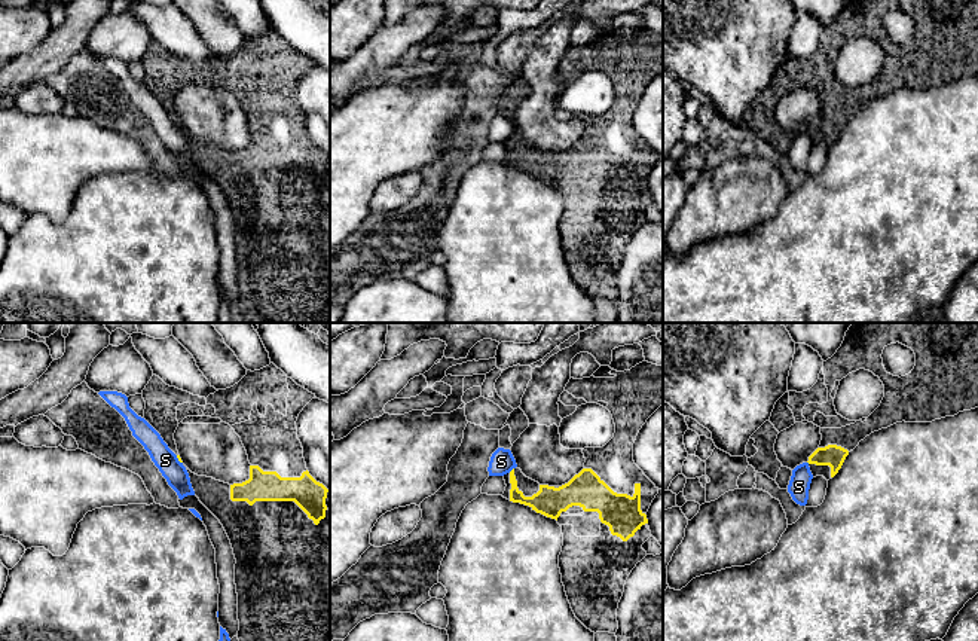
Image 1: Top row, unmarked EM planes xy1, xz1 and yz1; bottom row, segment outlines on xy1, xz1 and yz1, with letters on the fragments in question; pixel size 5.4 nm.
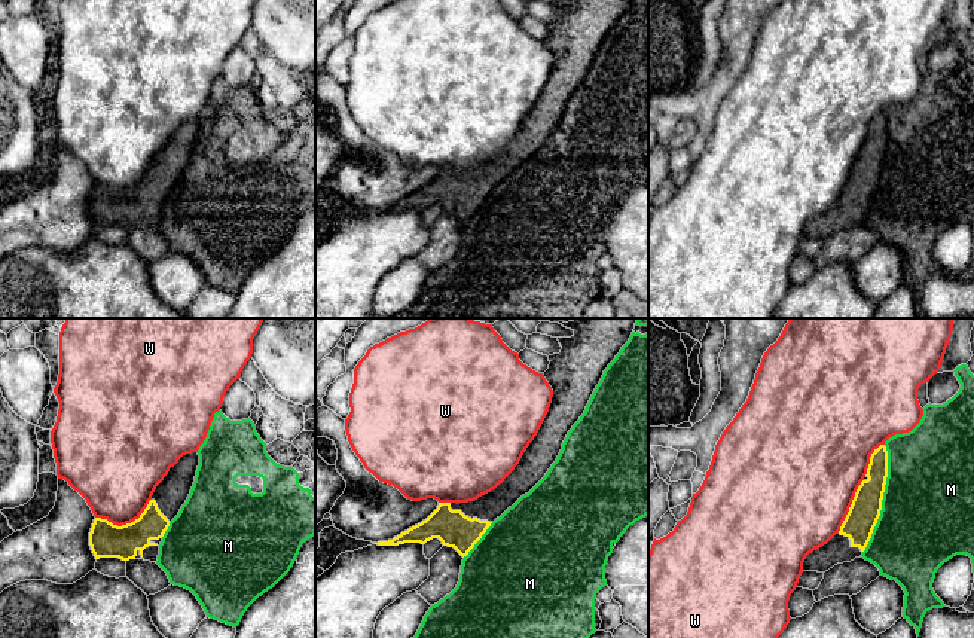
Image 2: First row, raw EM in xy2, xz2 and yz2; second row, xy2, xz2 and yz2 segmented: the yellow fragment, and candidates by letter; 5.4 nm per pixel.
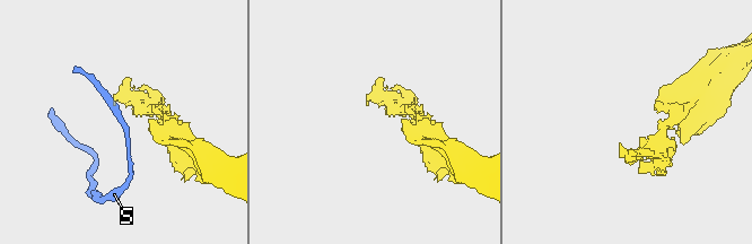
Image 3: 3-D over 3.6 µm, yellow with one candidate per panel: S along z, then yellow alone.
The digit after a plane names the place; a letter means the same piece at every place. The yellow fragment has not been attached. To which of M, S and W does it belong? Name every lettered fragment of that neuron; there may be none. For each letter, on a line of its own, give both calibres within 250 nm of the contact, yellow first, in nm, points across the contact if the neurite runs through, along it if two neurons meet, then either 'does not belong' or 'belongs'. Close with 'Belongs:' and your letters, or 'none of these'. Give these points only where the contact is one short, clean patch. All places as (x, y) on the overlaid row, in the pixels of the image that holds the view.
M: calibres 170 and 500 nm; does not belong
S: calibres 150 and 130 nm; border xz1 (513, 467), (509, 472); does not belong
W: calibres 190 and 400 nm; does not belong
Belongs: none of these

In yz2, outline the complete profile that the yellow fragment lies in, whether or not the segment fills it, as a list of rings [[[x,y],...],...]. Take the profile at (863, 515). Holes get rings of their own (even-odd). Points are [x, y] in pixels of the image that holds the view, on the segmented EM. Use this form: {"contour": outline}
{"contour": [[[880,445],[870,457],[867,474],[855,492],[840,531],[806,556],[803,571],[825,573],[837,564],[861,558],[880,516],[886,477],[888,451]]]}

